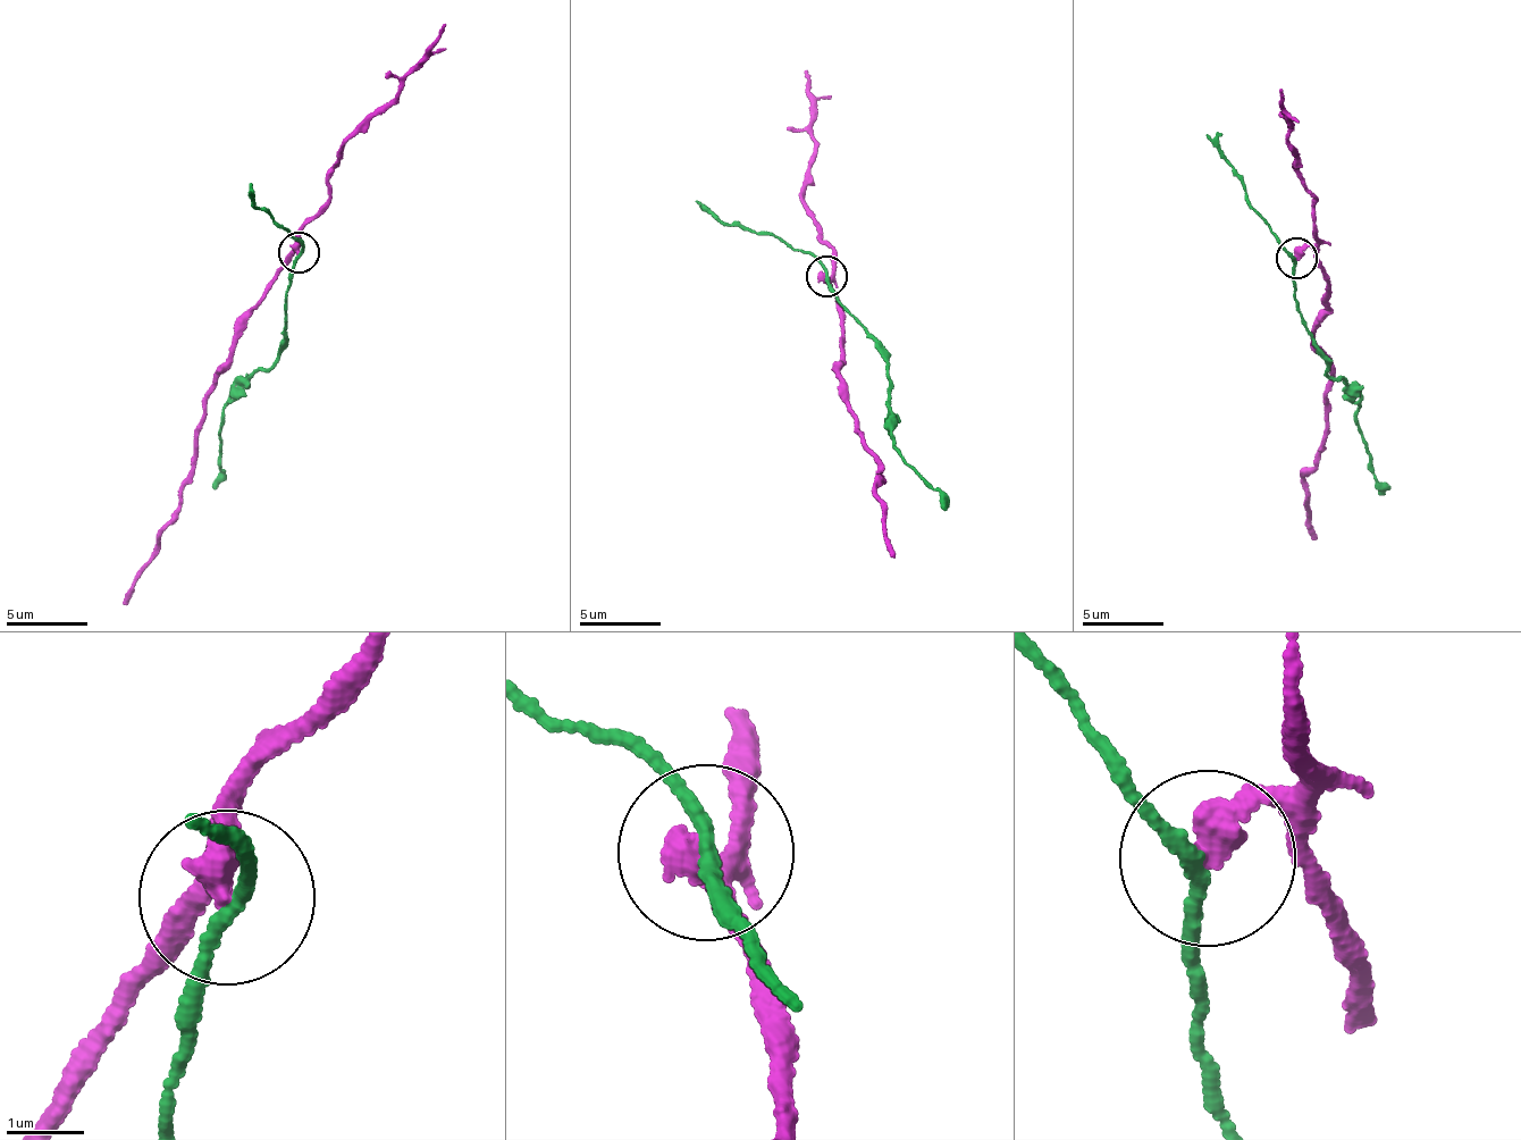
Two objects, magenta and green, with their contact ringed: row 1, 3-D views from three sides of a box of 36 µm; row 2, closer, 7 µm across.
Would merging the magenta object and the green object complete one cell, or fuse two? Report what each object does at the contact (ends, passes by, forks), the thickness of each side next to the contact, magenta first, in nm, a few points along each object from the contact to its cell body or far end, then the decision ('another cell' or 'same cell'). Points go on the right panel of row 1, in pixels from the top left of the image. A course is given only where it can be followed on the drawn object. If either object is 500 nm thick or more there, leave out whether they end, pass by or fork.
magenta ends; green passes by; calibres 400 and 150 nm; course magenta (1295, 257), (1313, 250), (1328, 296), (1314, 333), (1314, 350), (1332, 377), (1328, 436), (1307, 480), (1314, 536); course green (1295, 257), (1294, 296), (1311, 345), (1358, 407), (1355, 426), (1374, 487), (1383, 494); another cell

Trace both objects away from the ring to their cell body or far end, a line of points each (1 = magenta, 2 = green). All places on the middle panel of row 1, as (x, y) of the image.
1: (825, 275), (840, 302), (839, 376), (856, 430), (881, 460), (875, 497), (887, 506), (889, 558)
2: (825, 275), (872, 336), (890, 369), (893, 443), (942, 494), (944, 510)

